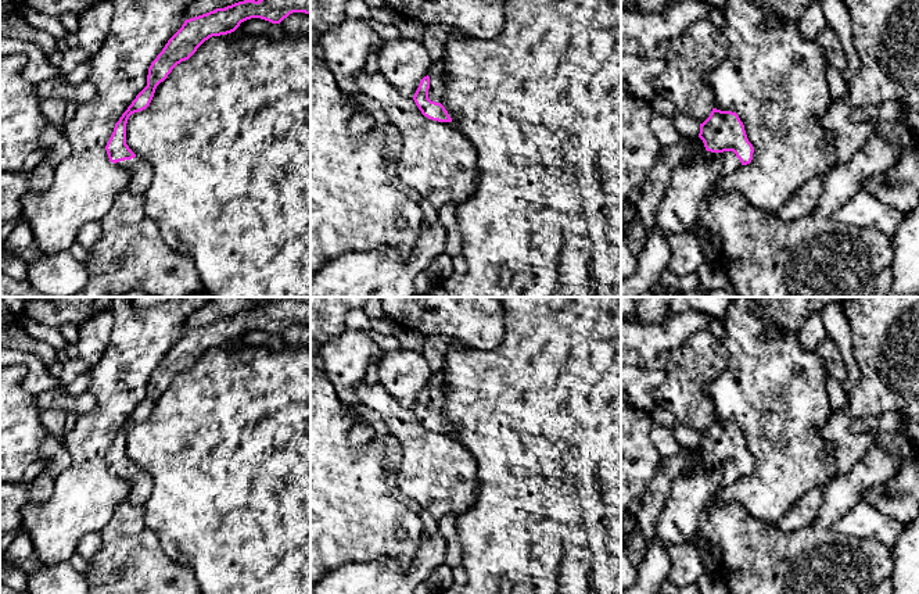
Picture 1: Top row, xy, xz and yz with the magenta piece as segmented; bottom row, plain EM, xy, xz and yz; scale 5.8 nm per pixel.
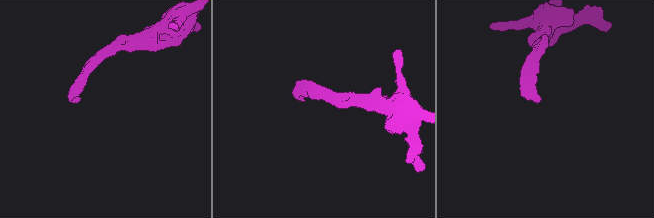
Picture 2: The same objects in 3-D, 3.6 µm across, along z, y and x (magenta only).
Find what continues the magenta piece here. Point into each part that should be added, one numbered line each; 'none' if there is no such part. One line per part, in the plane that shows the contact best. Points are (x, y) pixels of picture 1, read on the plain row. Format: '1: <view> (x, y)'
1: yz (729, 473)

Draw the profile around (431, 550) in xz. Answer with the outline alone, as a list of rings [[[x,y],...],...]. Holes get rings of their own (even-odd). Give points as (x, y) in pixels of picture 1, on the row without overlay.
[[[421,532],[416,554],[406,570],[396,557],[369,563],[347,563],[326,576],[310,594],[414,594],[434,569],[445,563],[448,543],[438,532]]]

